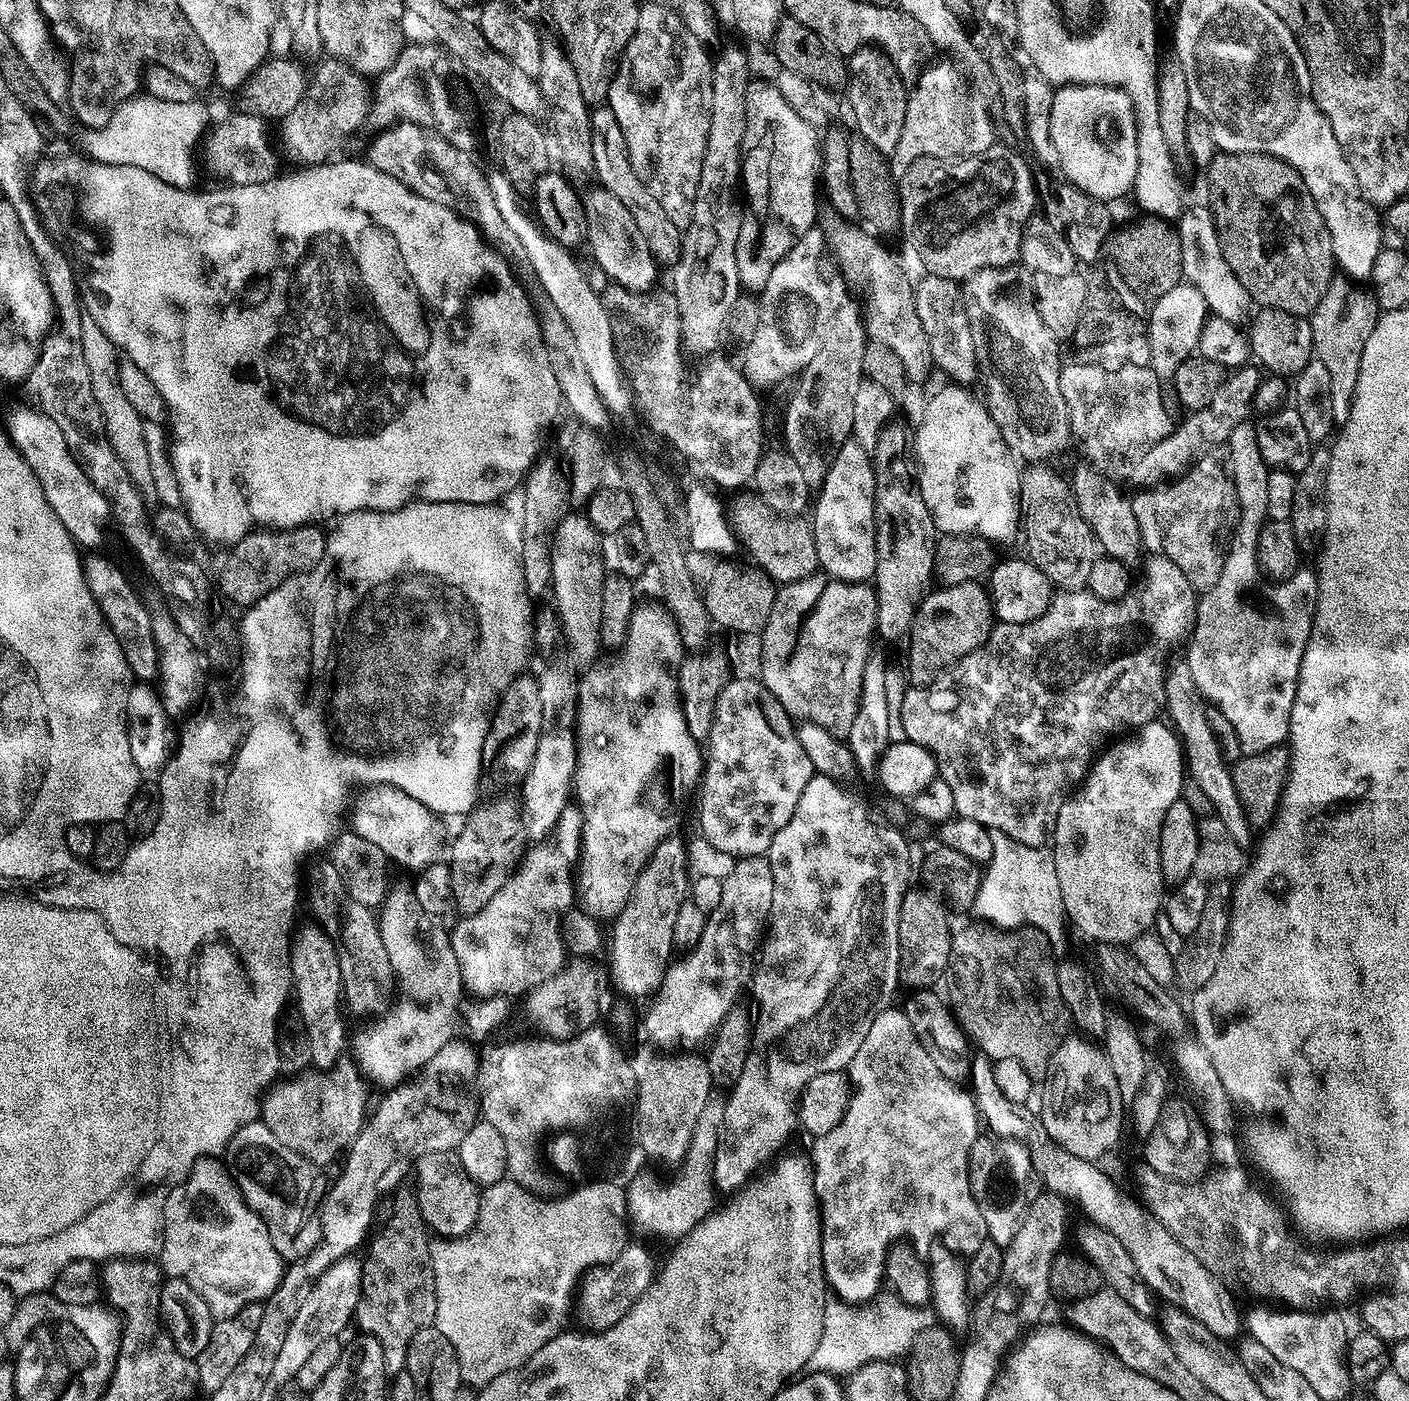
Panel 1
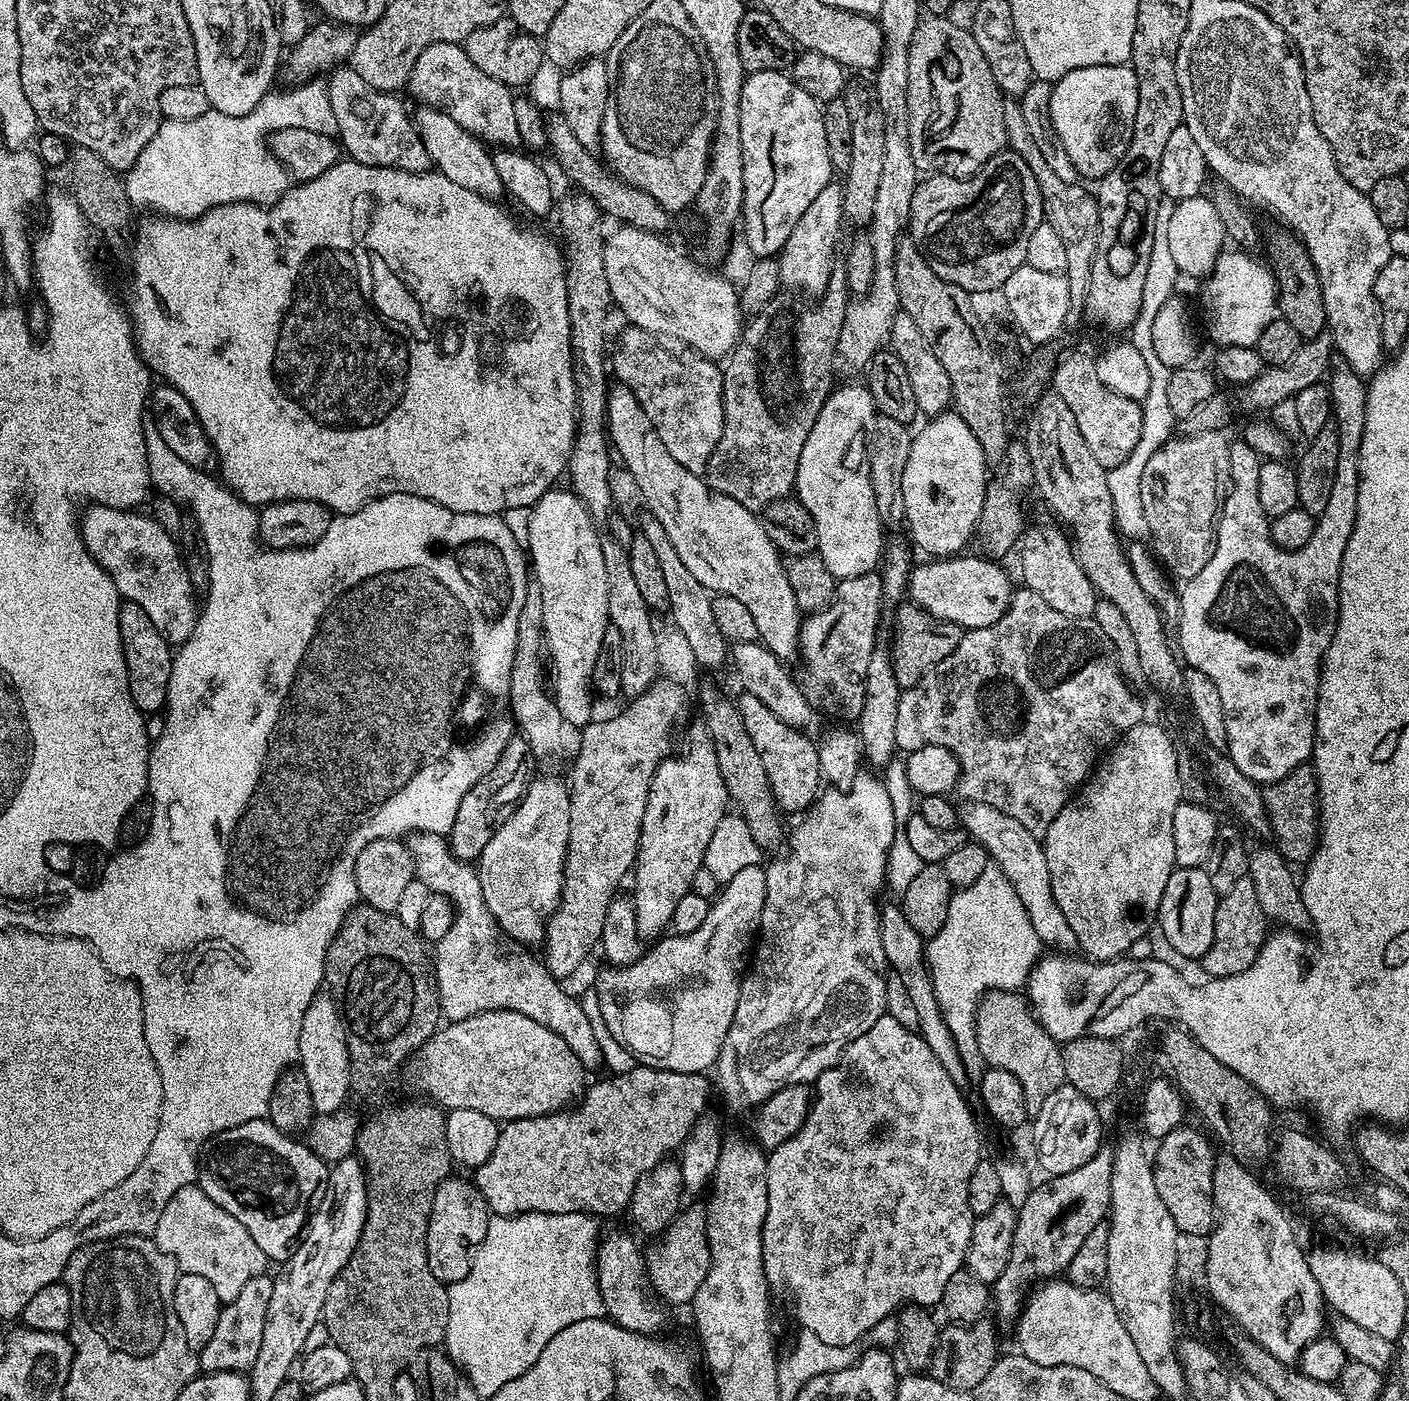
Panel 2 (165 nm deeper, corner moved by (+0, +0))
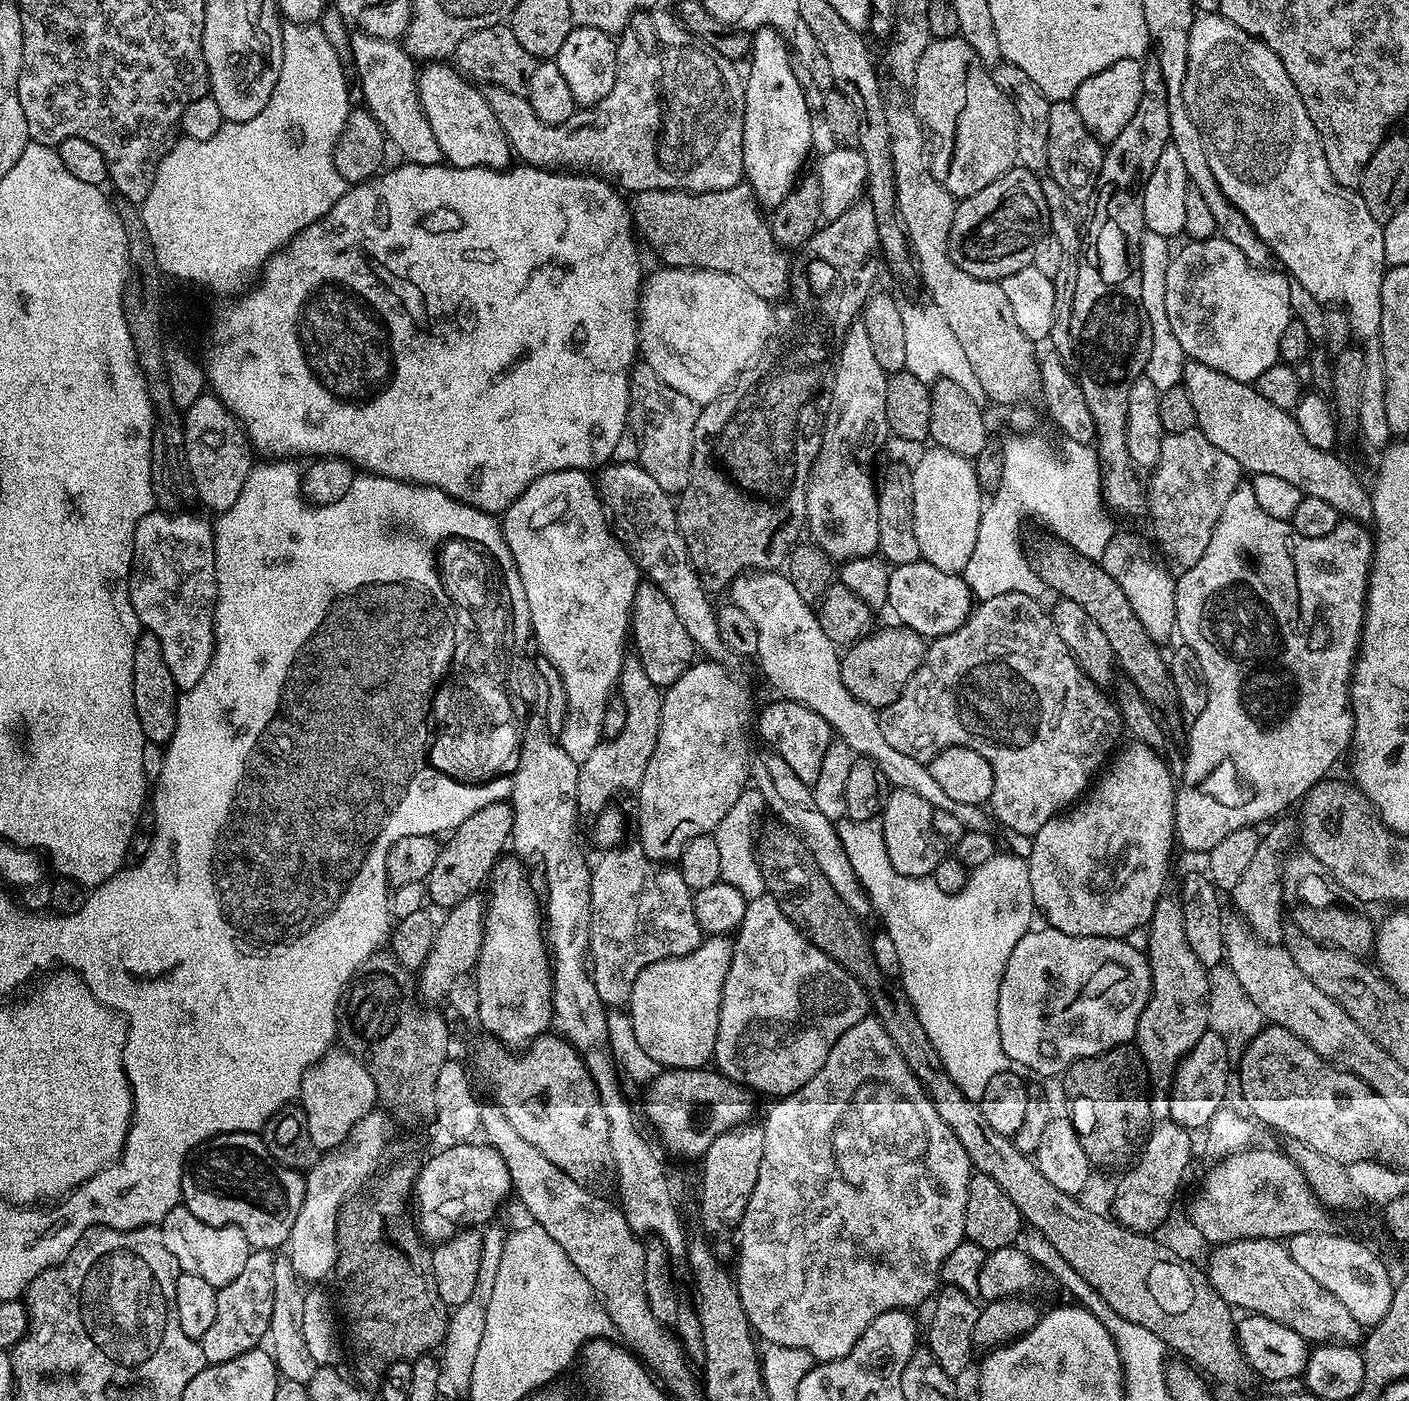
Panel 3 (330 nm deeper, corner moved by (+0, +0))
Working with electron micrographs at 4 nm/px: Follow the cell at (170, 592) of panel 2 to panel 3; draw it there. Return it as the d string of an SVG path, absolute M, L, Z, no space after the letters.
M153 510L138 522L134 530L134 558L132 559L132 573L128 579L128 589L130 590L130 602L134 606L134 614L138 614L140 627L143 631L154 634L162 646L162 658L166 658L166 666L170 669L170 674L174 678L177 689L187 690L198 686L198 678L206 674L206 666L210 666L212 661L212 651L216 645L216 625L214 623L213 608L216 603L216 533L213 525L207 524L200 516L191 516L191 511L166 512L163 510Z

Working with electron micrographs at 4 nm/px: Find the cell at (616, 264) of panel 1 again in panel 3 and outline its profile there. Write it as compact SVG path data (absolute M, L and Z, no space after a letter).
M660 266L657 272L649 276L647 273L640 289L638 348L643 363L652 367L661 384L690 398L697 406L706 405L722 395L767 344L769 347L774 332L774 316L772 320L772 312L768 308L771 308L769 301L758 298L754 290L747 288L729 272Z

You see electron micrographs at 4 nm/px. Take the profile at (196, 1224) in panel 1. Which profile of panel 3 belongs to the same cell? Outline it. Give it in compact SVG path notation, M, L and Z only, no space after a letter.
M183 1206L170 1210L158 1227L166 1250L170 1250L170 1254L176 1259L177 1269L180 1272L198 1274L198 1278L210 1282L210 1286L218 1290L238 1278L250 1251L248 1239L246 1234L242 1234L242 1230L232 1224L210 1226L194 1218L194 1214L190 1214L190 1210Z

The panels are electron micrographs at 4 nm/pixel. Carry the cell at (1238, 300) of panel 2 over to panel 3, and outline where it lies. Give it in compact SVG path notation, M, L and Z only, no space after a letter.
M1219 234L1205 240L1188 240L1184 242L1180 249L1175 249L1172 261L1168 263L1168 269L1166 270L1166 318L1170 318L1170 330L1174 330L1174 338L1178 338L1184 355L1189 361L1202 362L1206 366L1210 366L1243 384L1252 384L1263 372L1270 370L1270 366L1277 364L1280 360L1278 342L1282 338L1289 320L1293 319L1293 314L1288 306L1290 295L1287 289L1287 279L1283 275L1280 275L1281 277L1271 276L1266 271L1250 264L1246 254L1242 254L1242 250L1238 250L1238 246L1234 246Z

